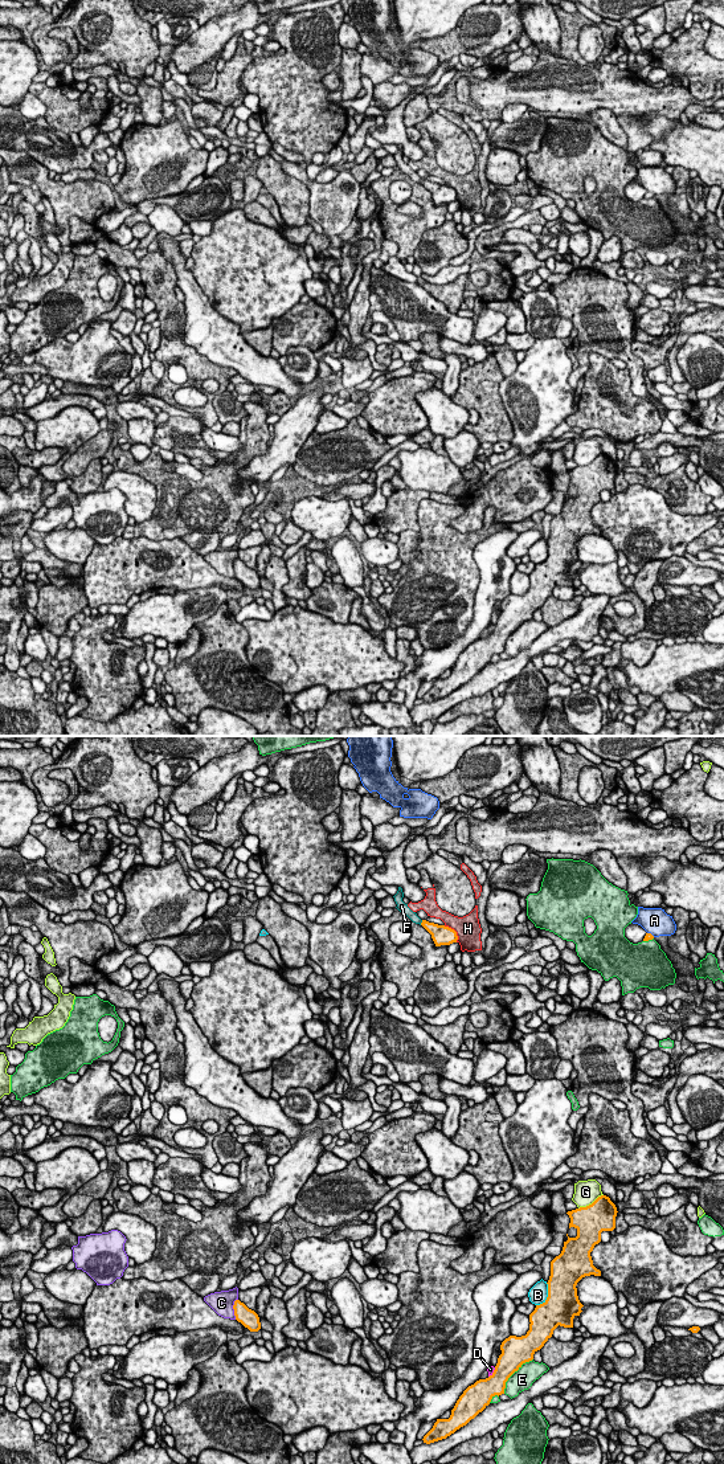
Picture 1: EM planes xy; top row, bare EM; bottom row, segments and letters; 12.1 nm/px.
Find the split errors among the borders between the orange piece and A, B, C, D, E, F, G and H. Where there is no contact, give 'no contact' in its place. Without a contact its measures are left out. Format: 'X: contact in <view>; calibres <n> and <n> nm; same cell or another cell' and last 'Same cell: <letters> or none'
A: contact in xy; calibres 90 and 320 nm; another cell
B: contact in xy; calibres 400 and 240 nm; another cell
C: contact in xy; calibres 220 and 280 nm; another cell
D: contact in xy; calibres 280 and 70 nm; another cell
E: contact in xy; calibres 320 and 260 nm; another cell
F: contact in xy; calibres 190 and 120 nm; same cell
G: contact in xy; calibres 380 and 280 nm; another cell
H: contact in xy; calibres 240 and 300 nm; another cell
Same cell: F

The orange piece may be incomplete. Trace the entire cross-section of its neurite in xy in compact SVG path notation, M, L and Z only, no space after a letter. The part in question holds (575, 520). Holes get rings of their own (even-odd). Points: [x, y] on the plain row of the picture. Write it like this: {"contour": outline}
{"contour": "M606 454L598 455L586 466L566 471L570 477L569 487L574 486L577 495L568 495L561 512L551 520L548 556L529 573L529 589L525 594L510 594L502 601L502 613L494 631L469 645L457 659L450 676L437 678L424 695L424 702L446 698L466 684L495 654L504 653L508 637L523 622L533 618L533 613L544 605L559 584L573 586L573 577L580 574L584 565L578 559L576 544L585 535L601 535L601 529L593 524L590 511L601 500L602 490L615 487L617 471L615 463Z"}

